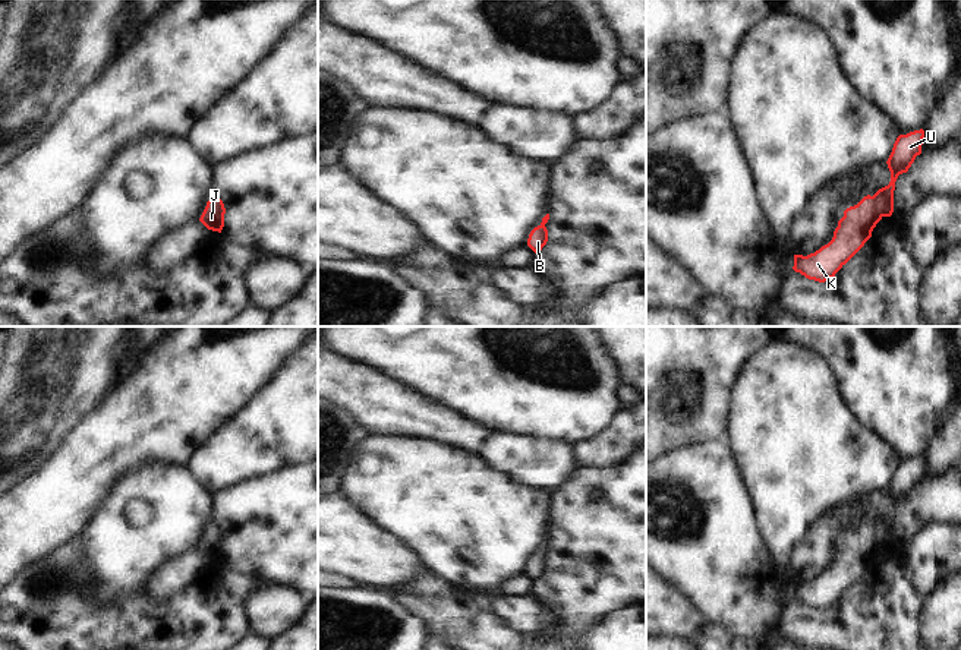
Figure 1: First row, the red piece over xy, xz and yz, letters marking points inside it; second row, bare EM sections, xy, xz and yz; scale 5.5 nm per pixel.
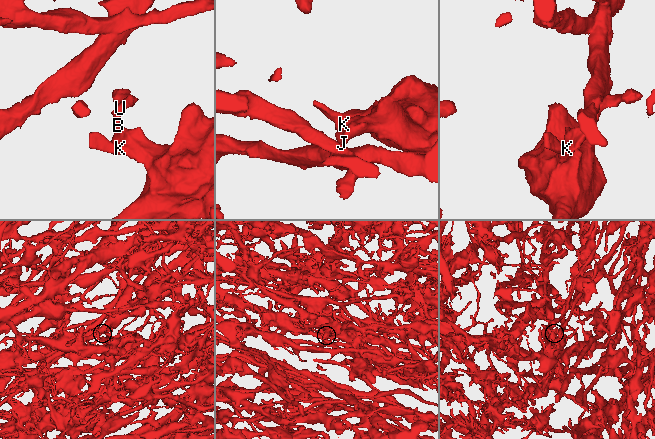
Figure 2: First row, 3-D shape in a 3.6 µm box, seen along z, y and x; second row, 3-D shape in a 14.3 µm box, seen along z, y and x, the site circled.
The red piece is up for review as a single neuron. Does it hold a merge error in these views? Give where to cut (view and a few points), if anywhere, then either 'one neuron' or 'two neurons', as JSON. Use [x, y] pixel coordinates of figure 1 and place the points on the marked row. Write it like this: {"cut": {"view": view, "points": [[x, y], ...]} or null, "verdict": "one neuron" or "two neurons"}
{"cut": null, "verdict": "one neuron"}

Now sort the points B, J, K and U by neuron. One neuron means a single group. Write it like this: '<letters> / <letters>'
B J K U

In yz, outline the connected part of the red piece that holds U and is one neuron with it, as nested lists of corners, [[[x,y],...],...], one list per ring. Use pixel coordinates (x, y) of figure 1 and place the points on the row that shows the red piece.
[[[924,130],[899,135],[886,161],[891,171],[888,186],[879,189],[873,196],[864,196],[857,205],[844,211],[838,221],[832,240],[807,256],[794,255],[795,272],[809,280],[825,283],[864,246],[872,231],[883,217],[894,212],[894,190],[899,174],[907,173],[916,157],[921,154]]]

